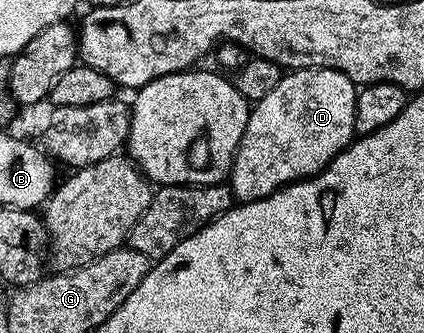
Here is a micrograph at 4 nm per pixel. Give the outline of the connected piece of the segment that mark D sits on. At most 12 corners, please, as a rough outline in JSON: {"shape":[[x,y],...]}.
{"shape":[[343,72],[282,73],[252,103],[238,203],[312,178],[354,141]]}

